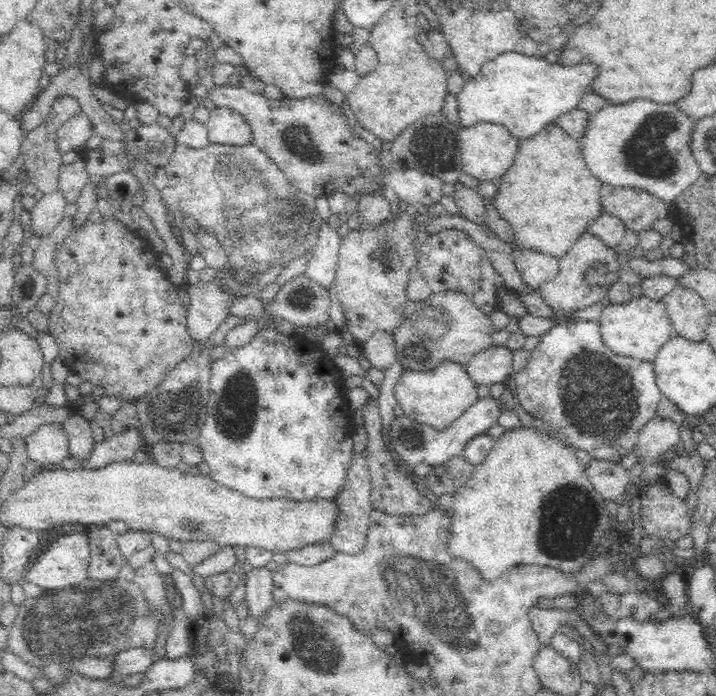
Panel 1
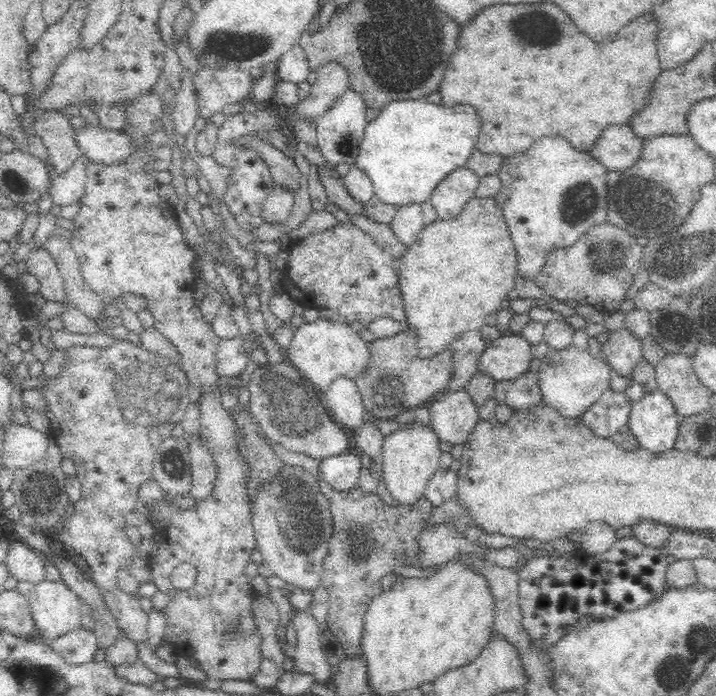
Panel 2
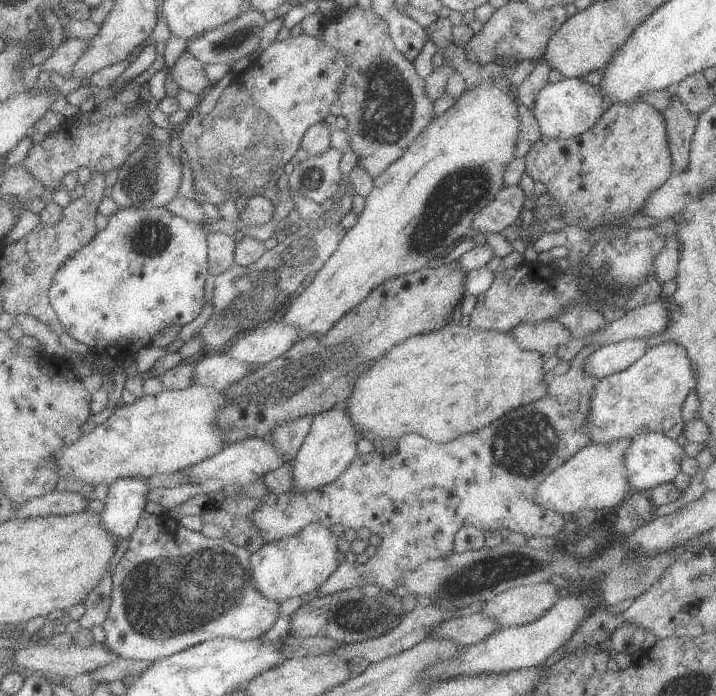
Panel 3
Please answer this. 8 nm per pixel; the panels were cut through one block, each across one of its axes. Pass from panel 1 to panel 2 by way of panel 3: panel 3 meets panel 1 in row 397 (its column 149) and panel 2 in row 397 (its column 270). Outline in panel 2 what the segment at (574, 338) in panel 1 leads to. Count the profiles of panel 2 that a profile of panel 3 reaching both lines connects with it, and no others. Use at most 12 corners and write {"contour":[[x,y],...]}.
{"contour":[[608,387],[578,420],[596,436],[629,423],[633,401]]}

